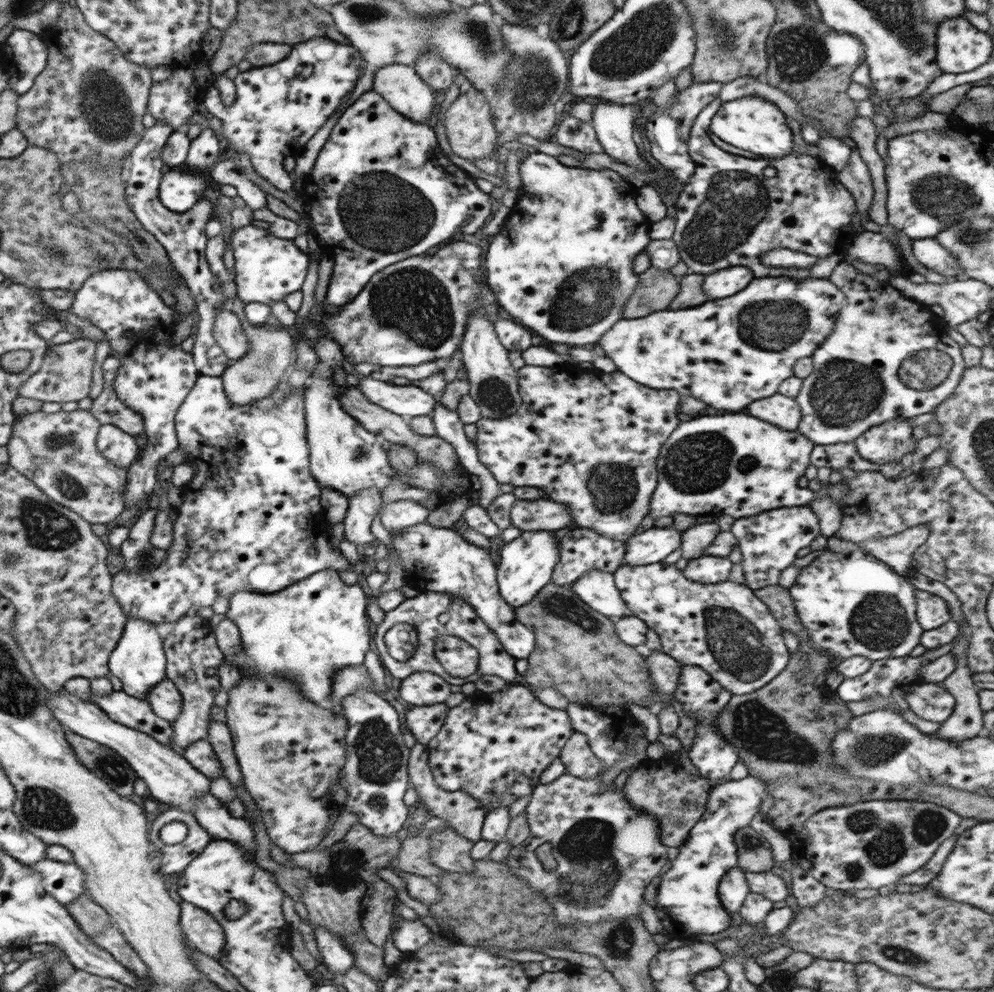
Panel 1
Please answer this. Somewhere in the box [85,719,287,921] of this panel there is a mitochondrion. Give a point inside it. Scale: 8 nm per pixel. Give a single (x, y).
(104, 762)

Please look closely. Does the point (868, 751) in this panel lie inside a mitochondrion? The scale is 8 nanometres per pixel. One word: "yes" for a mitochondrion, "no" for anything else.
yes

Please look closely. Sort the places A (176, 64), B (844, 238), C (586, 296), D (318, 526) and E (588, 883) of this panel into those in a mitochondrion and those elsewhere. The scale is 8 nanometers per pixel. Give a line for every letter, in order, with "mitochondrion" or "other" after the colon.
A: other
B: other
C: mitochondrion
D: other
E: mitochondrion

